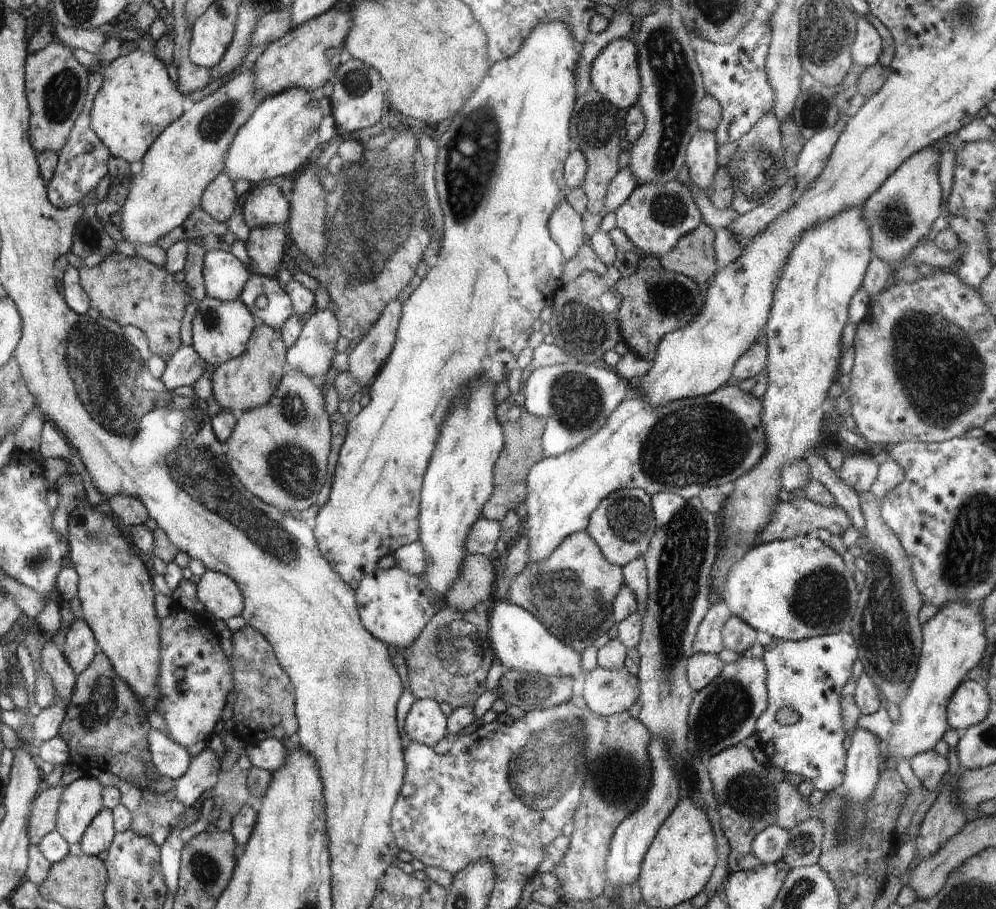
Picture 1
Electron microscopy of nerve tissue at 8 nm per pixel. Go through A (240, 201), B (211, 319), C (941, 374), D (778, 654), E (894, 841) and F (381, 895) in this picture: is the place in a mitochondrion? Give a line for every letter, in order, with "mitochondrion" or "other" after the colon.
A: other
B: mitochondrion
C: mitochondrion
D: other
E: other
F: other

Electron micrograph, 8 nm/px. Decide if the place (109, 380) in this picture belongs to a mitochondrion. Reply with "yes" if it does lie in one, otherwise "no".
yes

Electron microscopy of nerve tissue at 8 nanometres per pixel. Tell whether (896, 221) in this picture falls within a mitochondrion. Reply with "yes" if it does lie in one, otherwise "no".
yes

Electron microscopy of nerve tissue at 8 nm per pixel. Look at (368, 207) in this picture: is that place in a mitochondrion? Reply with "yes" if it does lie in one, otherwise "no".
yes

